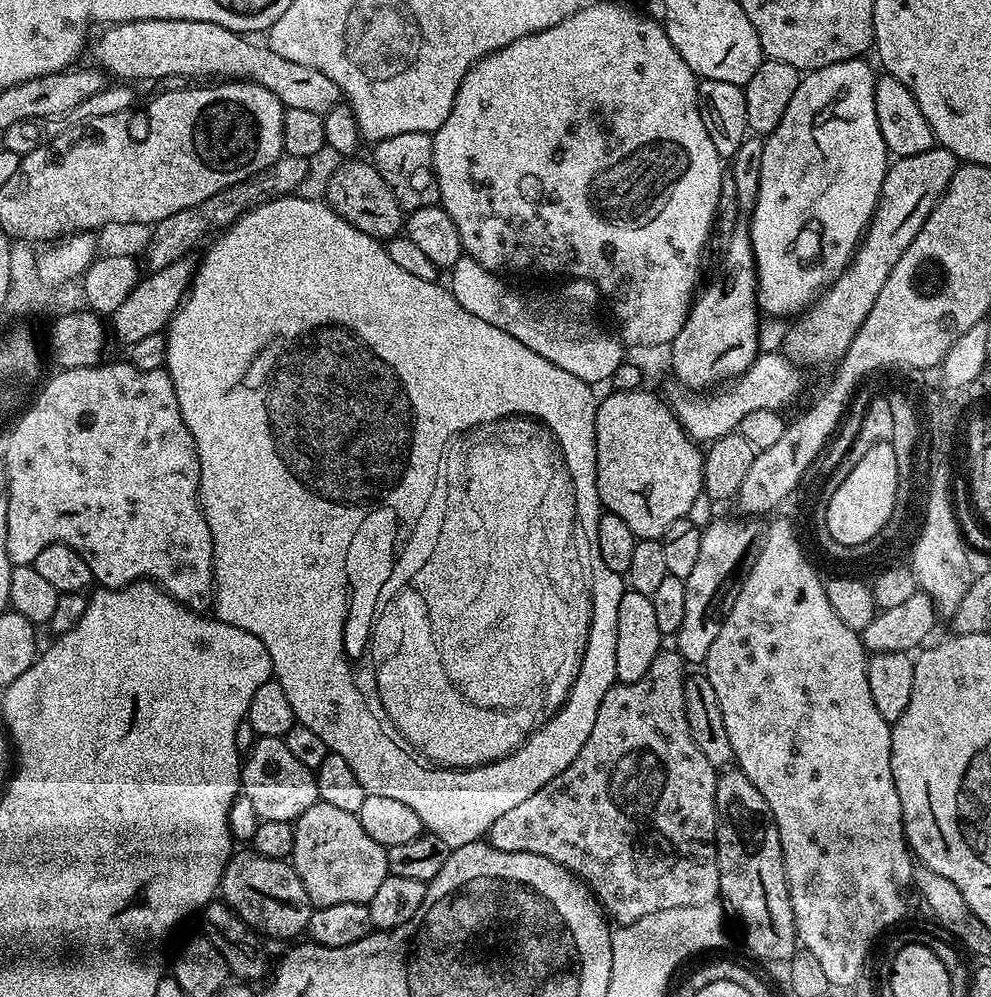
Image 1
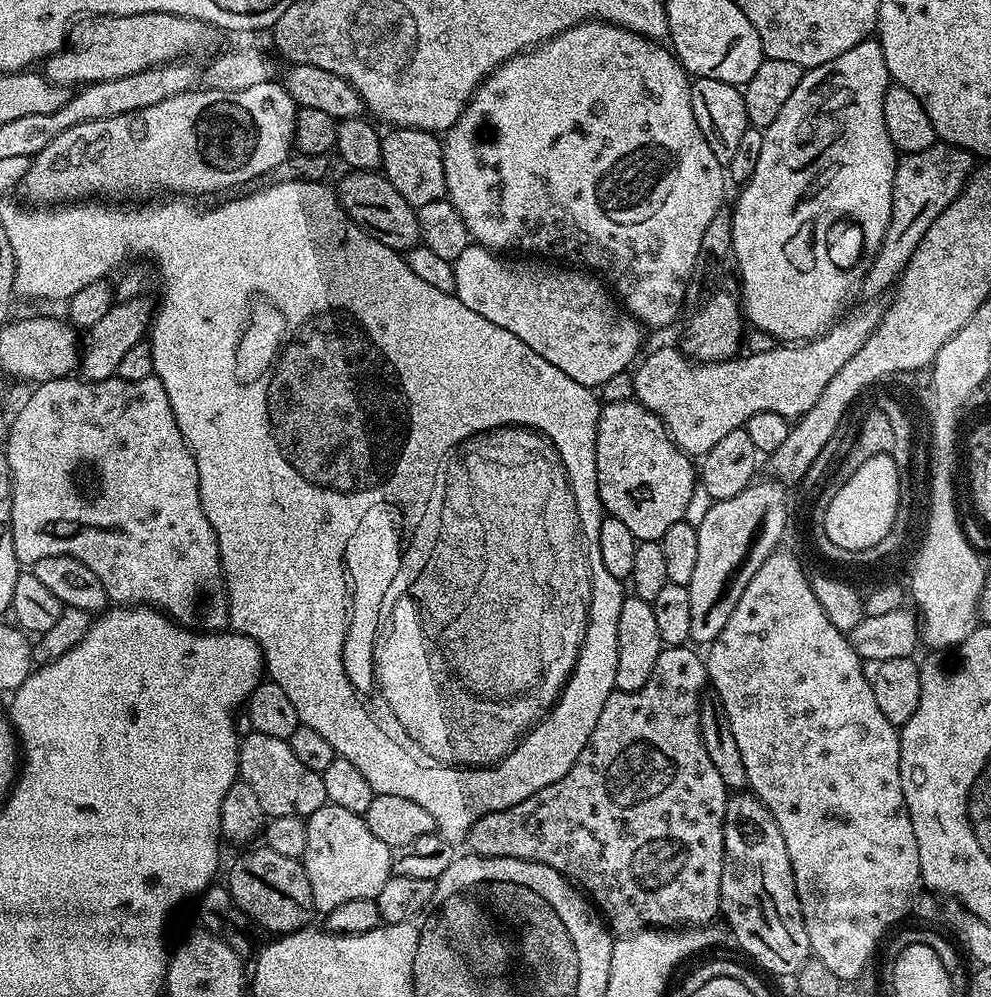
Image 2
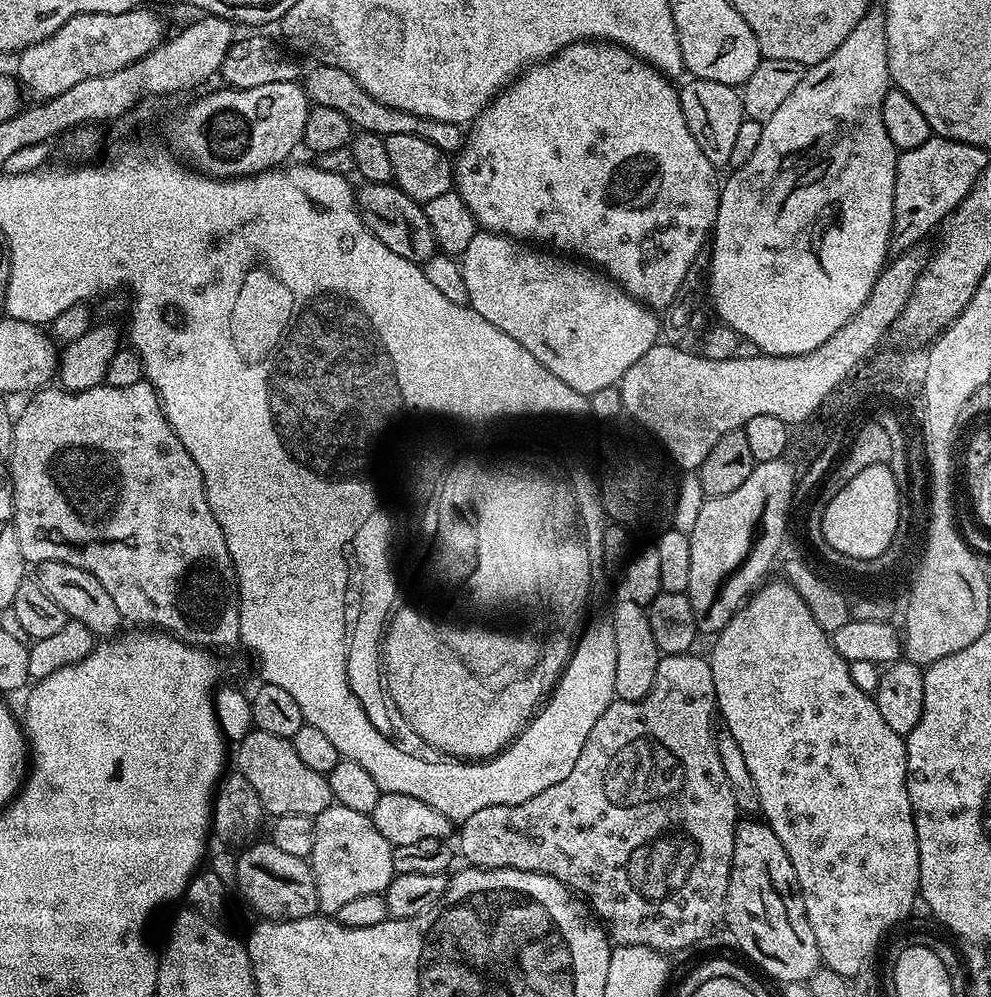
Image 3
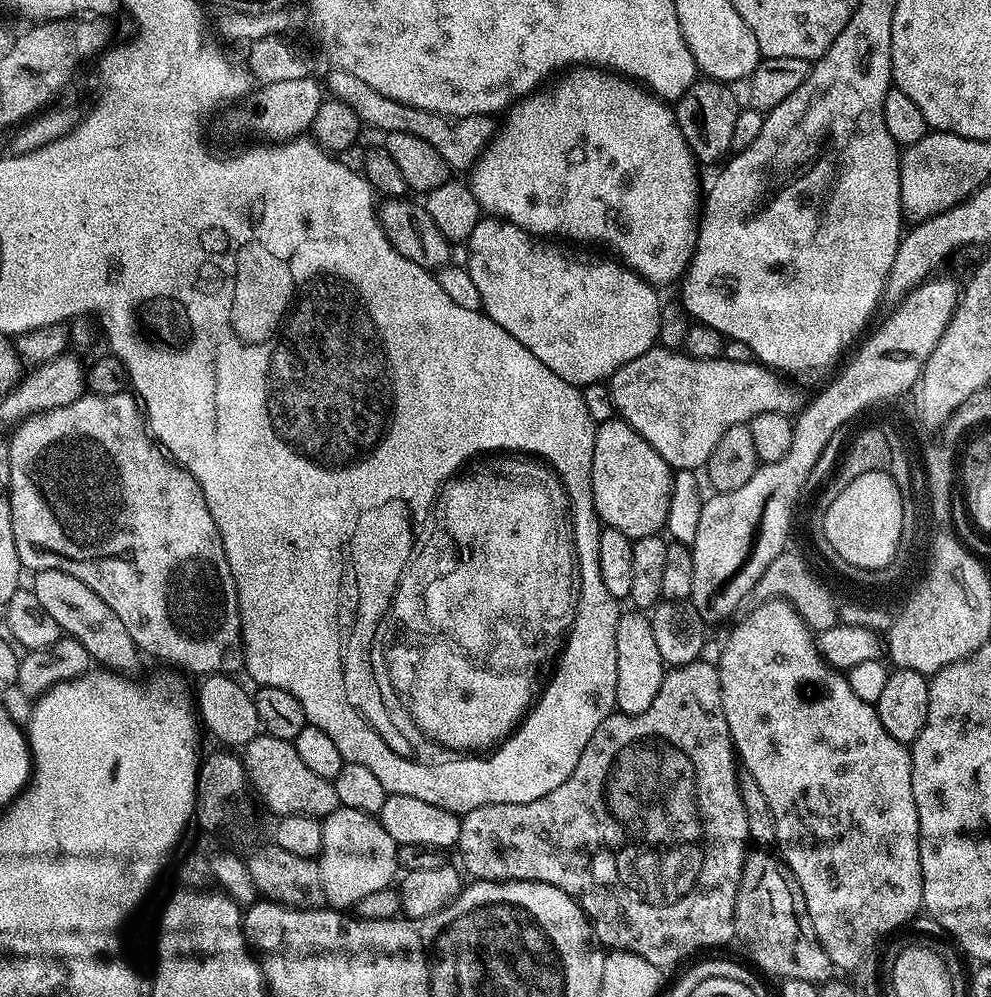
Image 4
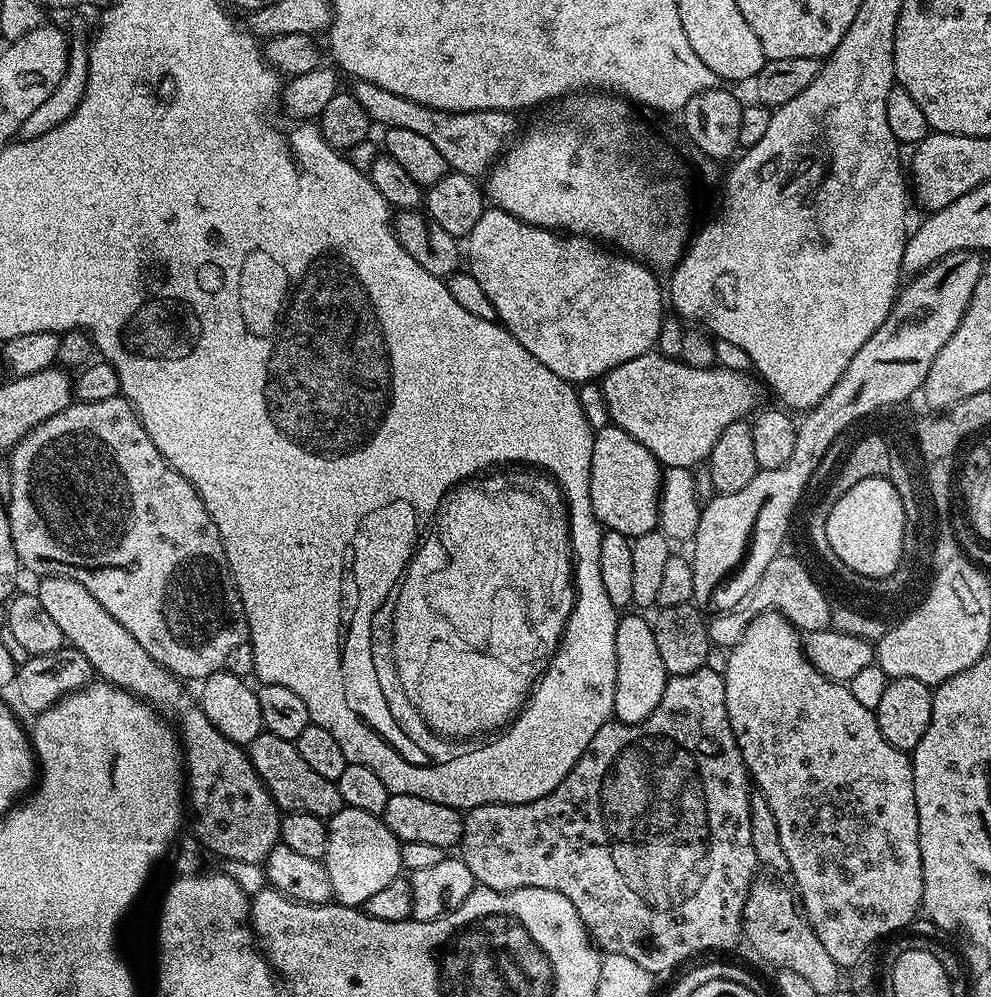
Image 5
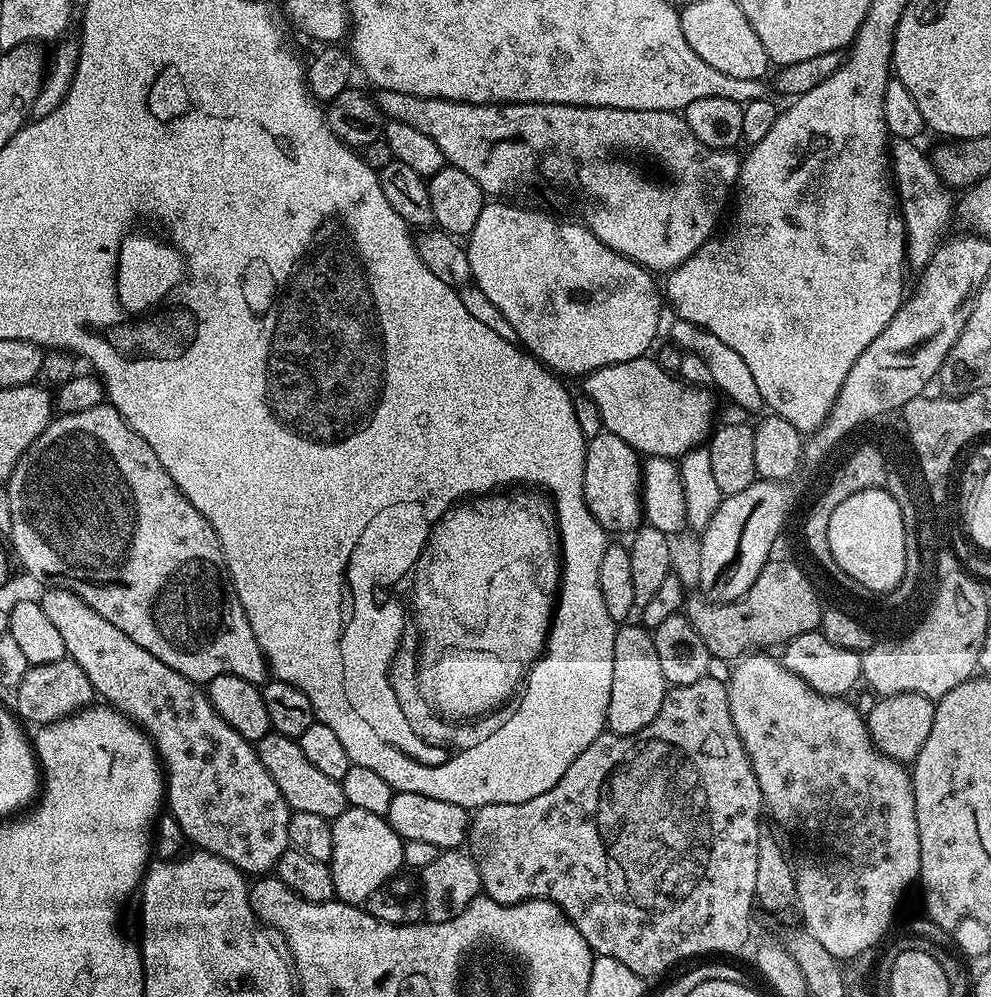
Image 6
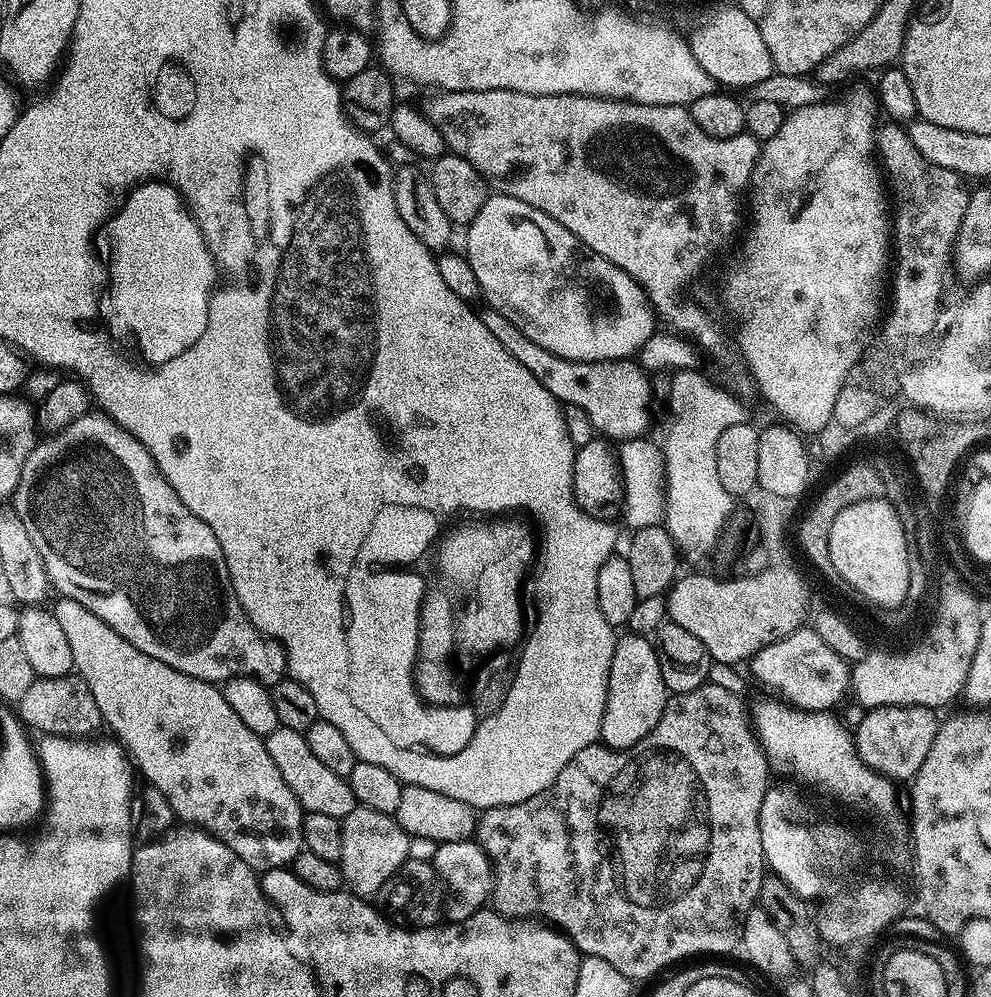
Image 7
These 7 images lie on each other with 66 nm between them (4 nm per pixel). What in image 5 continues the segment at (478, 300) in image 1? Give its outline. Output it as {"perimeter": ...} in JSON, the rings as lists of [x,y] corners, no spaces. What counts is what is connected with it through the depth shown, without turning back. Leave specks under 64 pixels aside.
{"perimeter":[[[495,206],[485,207],[482,218],[478,218],[474,230],[470,230],[470,234],[466,238],[467,271],[471,272],[474,278],[478,278],[478,286],[482,286],[482,290],[486,290],[486,298],[490,298],[496,311],[496,320],[503,324],[510,334],[514,334],[514,338],[518,338],[518,342],[522,342],[522,346],[526,346],[526,350],[530,350],[530,354],[534,354],[534,358],[538,358],[538,362],[542,362],[542,366],[546,366],[546,370],[554,370],[554,374],[558,374],[558,378],[576,386],[599,381],[607,376],[610,370],[622,366],[622,362],[630,362],[630,358],[638,358],[642,354],[653,351],[657,347],[659,330],[666,317],[666,311],[664,311],[666,296],[665,293],[664,296],[660,293],[660,284],[656,281],[657,273],[649,265],[635,258],[617,254],[615,251],[612,251],[613,253],[603,252],[600,248],[603,247],[598,246],[597,241],[591,238],[539,228],[522,222]]]}

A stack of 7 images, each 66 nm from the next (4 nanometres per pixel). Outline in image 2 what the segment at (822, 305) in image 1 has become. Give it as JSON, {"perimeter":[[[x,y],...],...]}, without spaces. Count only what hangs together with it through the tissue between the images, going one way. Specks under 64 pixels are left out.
{"perimeter":[[[943,142],[931,144],[926,150],[909,152],[897,159],[892,191],[892,217],[882,238],[882,246],[864,273],[862,292],[864,288],[865,297],[883,297],[883,292],[887,293],[895,285],[904,273],[904,267],[910,262],[914,250],[918,250],[922,234],[926,234],[926,230],[930,230],[934,223],[934,218],[938,218],[938,214],[942,214],[942,210],[946,210],[946,206],[950,206],[950,202],[960,196],[960,191],[973,171],[972,153]]]}

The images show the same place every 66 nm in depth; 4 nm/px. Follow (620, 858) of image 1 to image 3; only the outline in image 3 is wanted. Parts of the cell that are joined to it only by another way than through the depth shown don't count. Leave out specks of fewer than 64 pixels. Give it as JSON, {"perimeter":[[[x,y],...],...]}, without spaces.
{"perimeter":[[[683,652],[682,654],[674,654],[673,656],[661,655],[658,662],[658,670],[654,674],[654,686],[650,686],[650,694],[646,694],[646,698],[641,700],[613,700],[610,706],[606,706],[606,710],[602,714],[602,718],[598,718],[598,722],[594,722],[590,735],[586,738],[586,746],[582,746],[582,754],[578,754],[578,762],[574,762],[574,770],[570,770],[570,774],[566,774],[566,778],[562,778],[562,782],[557,782],[555,786],[549,786],[546,790],[542,790],[542,794],[534,794],[534,798],[526,798],[526,802],[518,802],[517,804],[507,804],[506,806],[486,806],[482,810],[477,810],[475,814],[470,814],[470,818],[462,821],[458,828],[458,836],[460,832],[460,848],[458,844],[458,852],[465,856],[467,863],[474,868],[513,868],[514,870],[530,870],[538,874],[546,874],[553,876],[558,882],[562,882],[573,893],[579,894],[586,901],[589,908],[598,917],[601,924],[606,926],[606,931],[617,945],[633,944],[634,946],[646,946],[652,948],[656,952],[665,954],[673,954],[672,952],[680,952],[683,948],[688,948],[691,944],[696,944],[699,940],[704,940],[716,927],[724,924],[724,907],[726,906],[726,890],[730,882],[730,870],[732,869],[732,859],[734,858],[734,834],[736,833],[736,825],[738,823],[738,809],[734,802],[734,797],[730,794],[730,785],[726,780],[725,771],[722,770],[721,759],[716,749],[717,733],[712,732],[712,716],[717,715],[716,707],[716,691],[714,690],[714,674],[710,670],[707,659],[702,655],[696,656],[692,652]]]}

